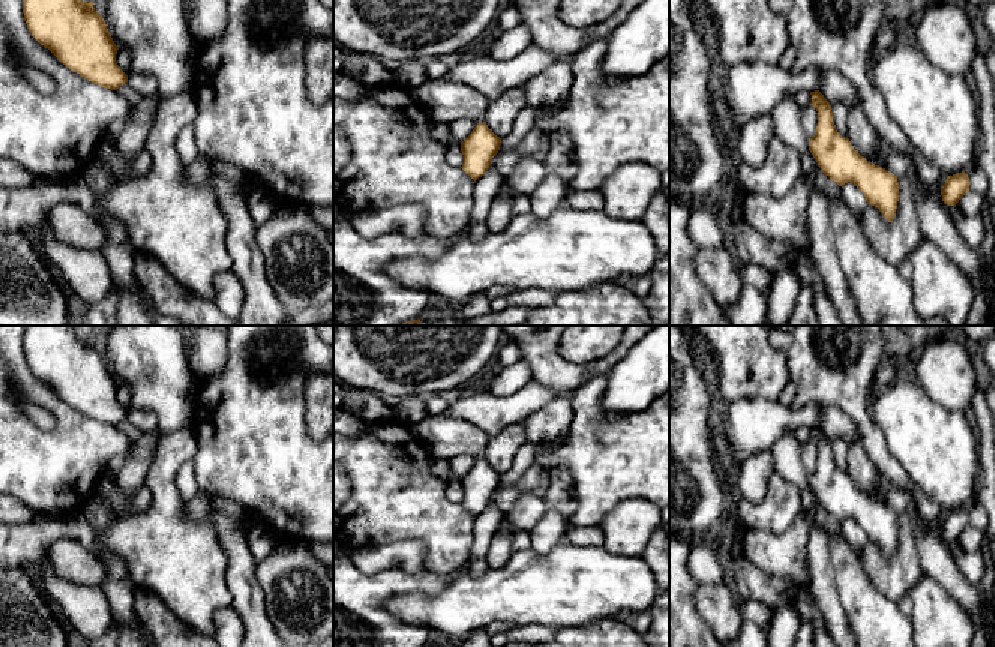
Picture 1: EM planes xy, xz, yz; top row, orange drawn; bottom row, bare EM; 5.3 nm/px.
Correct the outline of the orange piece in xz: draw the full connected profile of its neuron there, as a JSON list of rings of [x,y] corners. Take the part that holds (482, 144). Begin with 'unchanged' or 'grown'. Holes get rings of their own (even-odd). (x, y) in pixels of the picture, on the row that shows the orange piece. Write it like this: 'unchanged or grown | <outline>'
grown | [[[428,80],[413,90],[416,104],[432,122],[452,123],[467,117],[476,122],[473,132],[461,143],[462,170],[476,182],[498,153],[501,138],[486,125],[489,99],[479,90],[450,80]]]

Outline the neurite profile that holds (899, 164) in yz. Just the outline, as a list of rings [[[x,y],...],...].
[[[890,147],[884,158],[872,159],[872,164],[885,168],[897,177],[912,176],[914,173],[911,158],[894,147]]]

